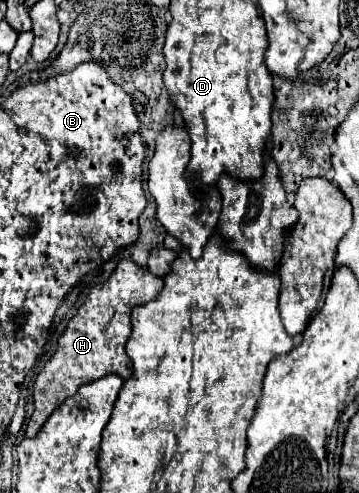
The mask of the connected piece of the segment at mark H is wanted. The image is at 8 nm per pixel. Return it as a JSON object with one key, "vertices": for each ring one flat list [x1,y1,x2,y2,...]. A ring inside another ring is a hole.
{"vertices":[[121,259,111,273,111,277,103,283,103,287,93,287,79,307,75,317,67,323,65,331,59,337,59,345,51,359,43,365,35,379,35,411,25,427,27,437,35,437,47,417,71,395,77,393,79,385,101,379,103,375,115,373,127,379,133,373,133,365,129,355,125,353,125,343,131,335,131,307,137,303,147,303,157,297,163,289,163,279,149,273,149,269]]}

